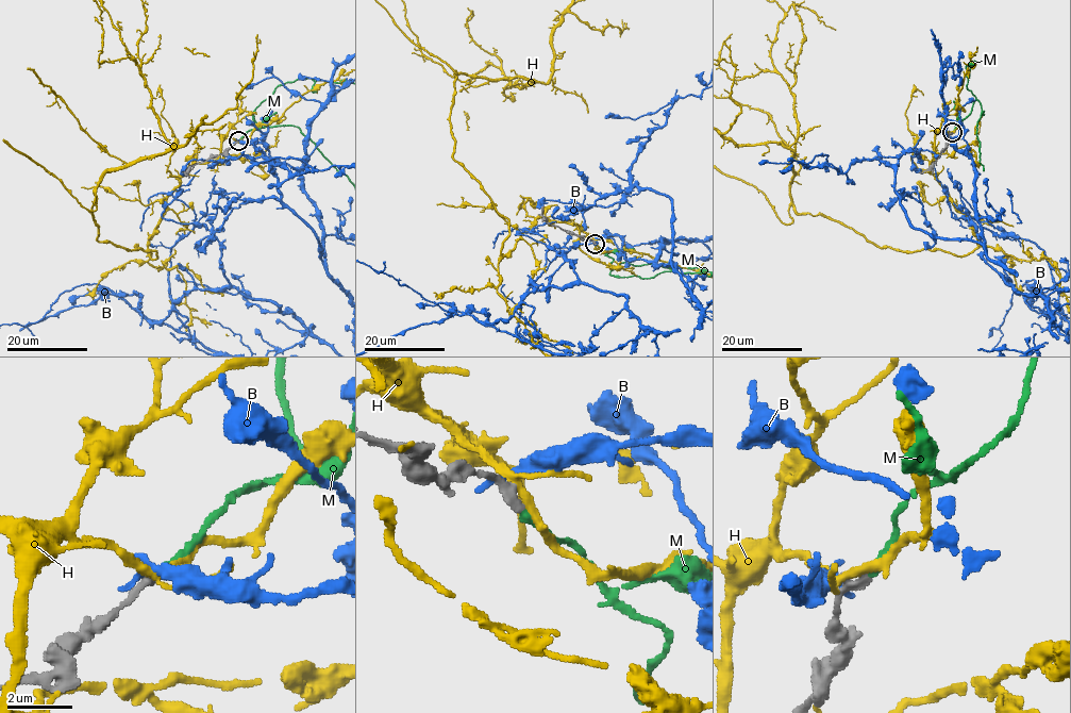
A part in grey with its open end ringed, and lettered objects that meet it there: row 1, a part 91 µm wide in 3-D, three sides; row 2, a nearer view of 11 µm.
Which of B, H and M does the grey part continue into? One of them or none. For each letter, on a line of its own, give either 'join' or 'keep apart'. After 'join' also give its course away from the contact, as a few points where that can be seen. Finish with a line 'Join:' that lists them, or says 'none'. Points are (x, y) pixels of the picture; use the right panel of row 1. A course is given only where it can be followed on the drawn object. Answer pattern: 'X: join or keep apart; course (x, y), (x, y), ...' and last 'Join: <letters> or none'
B: keep apart
H: keep apart
M: join
Join: M

